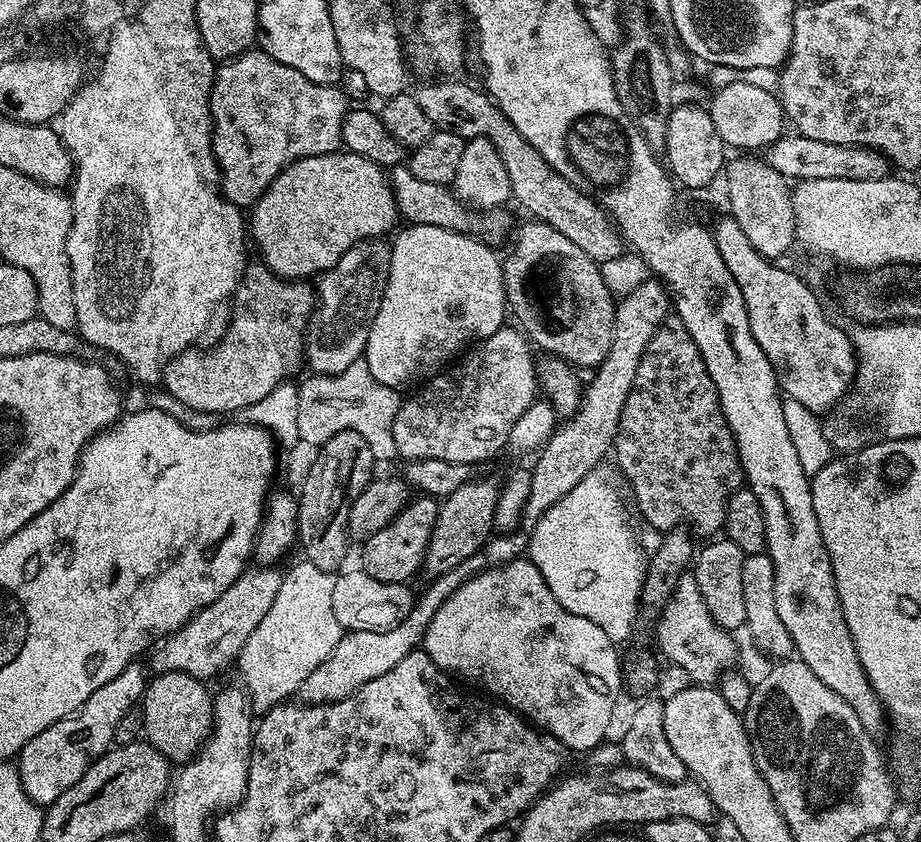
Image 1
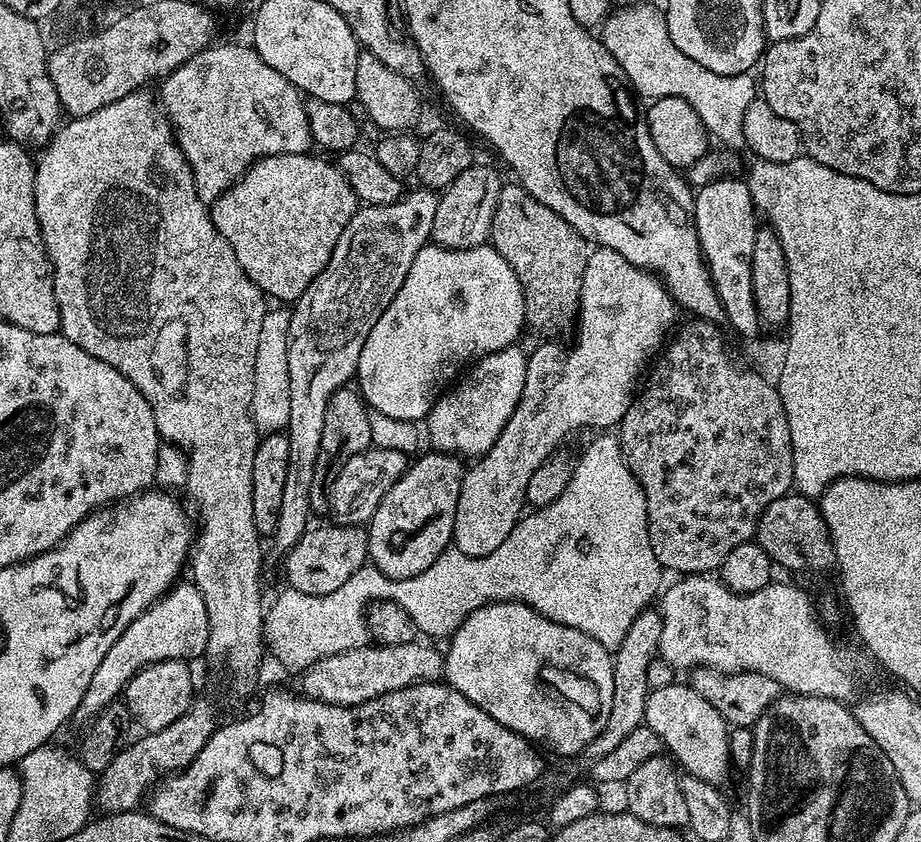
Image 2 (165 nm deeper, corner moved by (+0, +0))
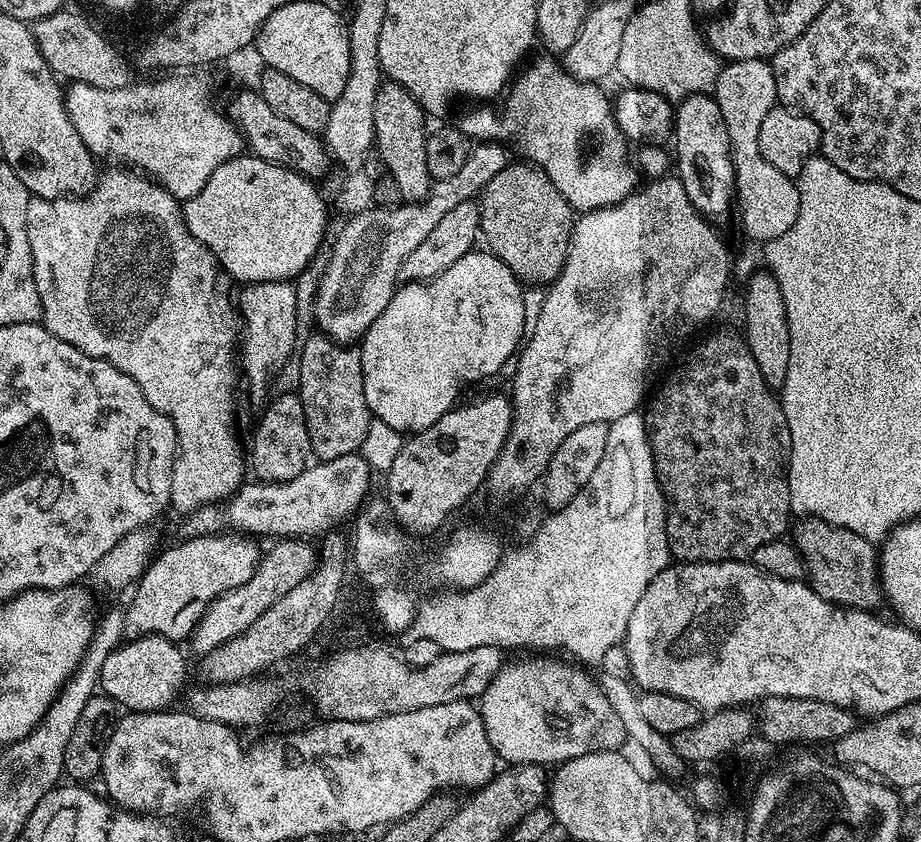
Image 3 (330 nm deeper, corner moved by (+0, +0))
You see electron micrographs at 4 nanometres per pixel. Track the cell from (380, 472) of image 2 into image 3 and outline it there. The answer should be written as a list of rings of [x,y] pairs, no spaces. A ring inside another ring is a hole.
[[[347,452],[333,460],[313,463],[290,482],[245,482],[227,500],[187,513],[176,528],[177,537],[193,540],[196,536],[215,536],[231,530],[256,538],[320,538],[325,532],[339,529],[343,520],[351,521],[359,513],[369,499],[372,477],[374,471],[364,456],[360,452]]]

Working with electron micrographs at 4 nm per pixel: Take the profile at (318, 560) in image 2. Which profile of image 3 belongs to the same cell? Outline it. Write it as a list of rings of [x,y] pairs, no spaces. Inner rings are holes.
[[[280,538],[273,544],[276,545],[269,552],[267,549],[261,555],[260,564],[249,580],[242,582],[242,586],[234,590],[224,592],[210,605],[206,614],[202,614],[198,626],[190,637],[190,645],[192,644],[193,650],[197,652],[197,657],[203,658],[218,646],[230,642],[230,638],[238,638],[238,634],[254,626],[254,622],[258,622],[258,618],[262,618],[262,614],[266,614],[266,610],[270,610],[270,606],[274,606],[274,602],[282,598],[286,590],[298,586],[302,578],[306,578],[315,570],[318,552],[313,545],[313,549],[308,545],[311,543],[307,539]]]

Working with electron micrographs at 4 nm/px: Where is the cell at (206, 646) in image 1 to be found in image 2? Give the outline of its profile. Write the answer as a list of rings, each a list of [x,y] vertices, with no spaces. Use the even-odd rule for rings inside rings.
[[[423,186],[417,187],[417,189],[417,192],[412,192],[409,196],[407,193],[403,198],[386,206],[370,204],[357,207],[356,213],[352,215],[350,222],[346,226],[346,230],[342,230],[342,238],[338,238],[338,242],[334,246],[334,254],[330,254],[330,262],[326,262],[322,274],[318,274],[318,278],[314,278],[314,282],[310,282],[310,286],[306,286],[303,294],[291,305],[288,341],[286,342],[287,365],[290,376],[290,416],[286,427],[286,435],[290,442],[290,462],[286,462],[286,483],[284,483],[282,493],[282,507],[280,507],[278,513],[278,526],[272,531],[270,537],[270,543],[280,551],[280,554],[287,554],[296,545],[298,538],[302,538],[302,534],[308,531],[310,527],[308,519],[313,519],[314,516],[312,503],[310,502],[310,486],[314,486],[314,466],[318,466],[318,446],[322,444],[322,425],[326,423],[326,406],[330,406],[330,398],[334,393],[338,389],[345,387],[355,377],[358,358],[362,355],[362,346],[366,346],[366,338],[370,338],[370,330],[374,330],[374,322],[378,322],[378,318],[382,318],[386,306],[390,306],[394,294],[398,294],[402,282],[406,282],[406,270],[410,270],[410,262],[414,262],[414,254],[418,254],[418,250],[422,250],[424,245],[429,243],[432,227],[434,226],[434,214],[436,213],[438,196],[435,191]]]

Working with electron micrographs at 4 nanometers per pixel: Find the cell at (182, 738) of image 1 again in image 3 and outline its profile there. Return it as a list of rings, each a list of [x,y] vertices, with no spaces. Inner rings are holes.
[[[137,636],[121,642],[106,658],[102,665],[98,688],[113,705],[124,707],[128,712],[162,712],[169,707],[172,698],[179,692],[188,676],[188,668],[184,665],[184,656],[180,653],[181,645],[174,640],[161,636]]]

